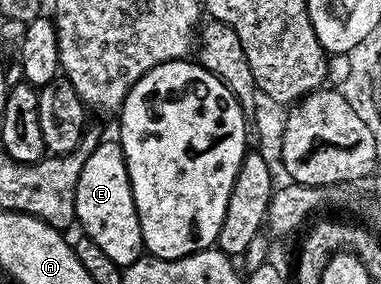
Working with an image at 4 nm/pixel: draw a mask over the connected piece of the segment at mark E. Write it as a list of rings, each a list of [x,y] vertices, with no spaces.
[[[101,139],[90,158],[86,158],[82,174],[78,174],[76,219],[79,227],[84,227],[85,234],[96,243],[97,250],[112,264],[127,266],[139,259],[145,251],[126,158],[115,139]]]

